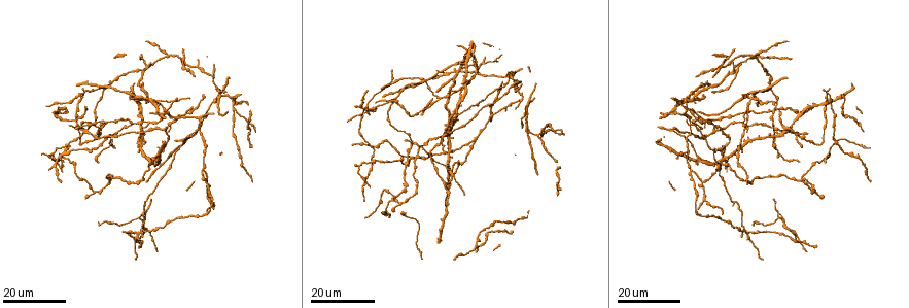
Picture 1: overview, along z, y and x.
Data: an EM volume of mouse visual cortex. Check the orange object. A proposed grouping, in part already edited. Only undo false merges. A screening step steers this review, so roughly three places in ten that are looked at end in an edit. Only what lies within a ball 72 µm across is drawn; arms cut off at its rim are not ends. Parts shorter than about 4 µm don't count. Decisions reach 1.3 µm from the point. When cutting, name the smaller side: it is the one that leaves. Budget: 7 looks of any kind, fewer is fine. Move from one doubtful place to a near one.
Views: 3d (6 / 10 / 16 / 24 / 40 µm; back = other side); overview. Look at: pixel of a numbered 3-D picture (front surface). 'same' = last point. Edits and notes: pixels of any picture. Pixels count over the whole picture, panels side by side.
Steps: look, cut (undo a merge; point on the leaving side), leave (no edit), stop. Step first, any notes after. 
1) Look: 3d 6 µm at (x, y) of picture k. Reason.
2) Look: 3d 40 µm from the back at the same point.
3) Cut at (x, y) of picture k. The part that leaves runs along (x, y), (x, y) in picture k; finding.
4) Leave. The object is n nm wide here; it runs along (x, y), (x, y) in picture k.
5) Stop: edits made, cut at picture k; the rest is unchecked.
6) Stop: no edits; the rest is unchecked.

Look: 3d 16 µm at (788, 228) of picture 1. Three arms meet.

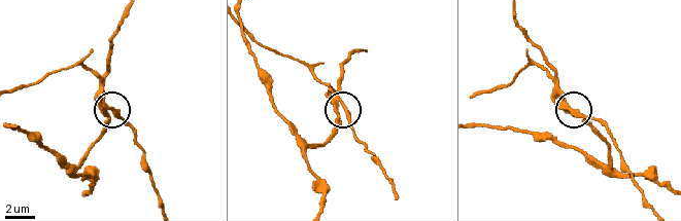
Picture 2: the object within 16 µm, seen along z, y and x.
Look: 3d 10 µm at (117, 116) of picture 2.

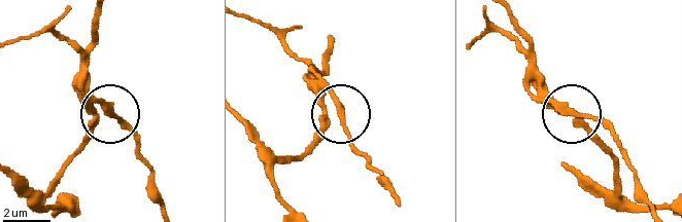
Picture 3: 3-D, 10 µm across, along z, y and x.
Cut at (86, 100) of picture 3. The object is 210 nm wide here; the part that leaves runs along (94, 112), (86, 66), (58, 36), (40, 30), (16, 40) in picture 3; two cells meet here.

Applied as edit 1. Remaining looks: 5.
Look: 3d 24 µm at (714, 131) of picture 1. Thin arm on a thick one.

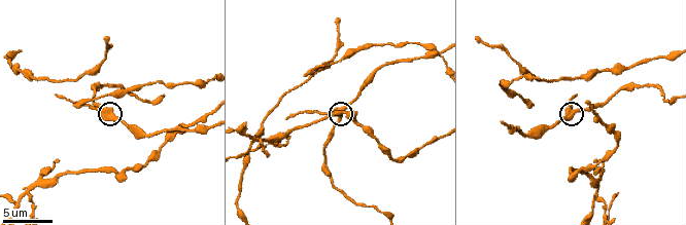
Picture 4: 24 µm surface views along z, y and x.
Look: 3d 10 µm at (572, 111) of picture 4. Closer look.

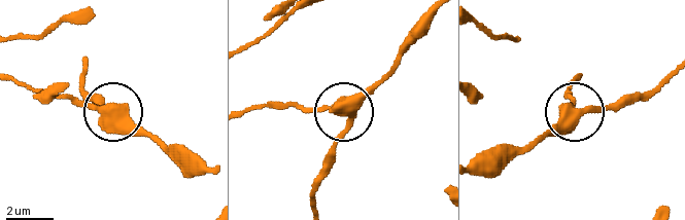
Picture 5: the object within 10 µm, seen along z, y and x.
Leave. The object is 440 nm wide here; all the same cell.

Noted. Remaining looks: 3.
Look: 3d 24 µm at (234, 110) of picture 1. Thin arm on a thick one.

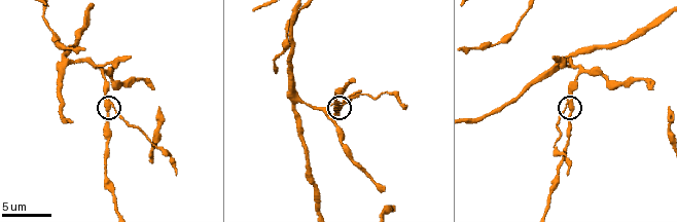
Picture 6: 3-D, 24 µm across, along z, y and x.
Look: 3d 10 µm at (570, 105) of picture 6.

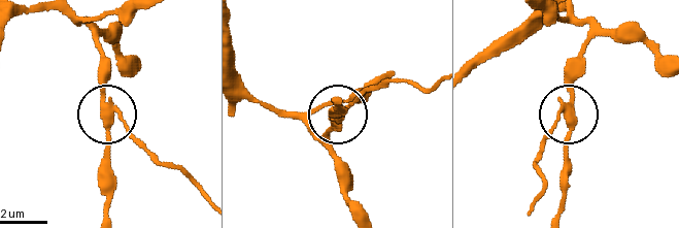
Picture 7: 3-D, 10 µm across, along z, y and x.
Cut at (130, 132) of picture 7. The object is 300 nm wide here; the part that leaves runs along (111, 103), (146, 149), (200, 190) in picture 7; a second cell is stuck on.

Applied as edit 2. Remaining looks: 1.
Stop: edits made, cut at picture 3, cut at picture 7; the rest is unchecked.

